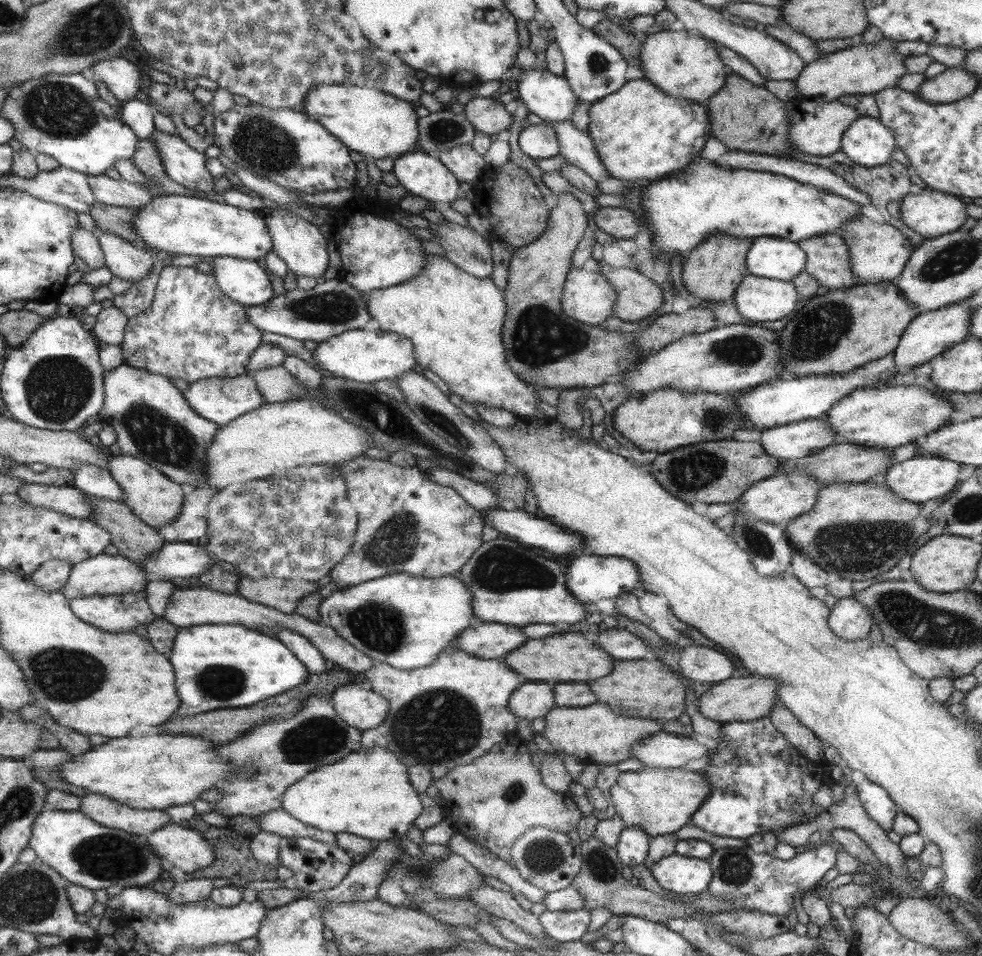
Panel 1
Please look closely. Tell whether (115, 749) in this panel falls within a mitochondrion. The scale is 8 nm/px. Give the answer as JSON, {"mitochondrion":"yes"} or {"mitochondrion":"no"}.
{"mitochondrion":"no"}

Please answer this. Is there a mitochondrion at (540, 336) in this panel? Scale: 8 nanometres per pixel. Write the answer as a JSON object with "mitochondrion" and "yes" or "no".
{"mitochondrion":"yes"}

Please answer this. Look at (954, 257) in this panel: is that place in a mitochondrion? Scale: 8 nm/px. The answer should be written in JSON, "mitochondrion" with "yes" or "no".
{"mitochondrion":"yes"}

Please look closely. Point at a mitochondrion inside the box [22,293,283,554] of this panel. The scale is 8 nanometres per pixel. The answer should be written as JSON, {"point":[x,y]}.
{"point":[162,440]}

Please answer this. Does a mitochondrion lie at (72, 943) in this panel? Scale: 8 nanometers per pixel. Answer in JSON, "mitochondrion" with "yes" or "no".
{"mitochondrion":"no"}

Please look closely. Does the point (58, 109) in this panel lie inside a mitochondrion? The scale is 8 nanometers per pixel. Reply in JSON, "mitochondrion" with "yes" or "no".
{"mitochondrion":"yes"}

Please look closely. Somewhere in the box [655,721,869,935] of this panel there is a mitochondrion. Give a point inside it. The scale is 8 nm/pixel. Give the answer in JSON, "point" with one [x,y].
{"point":[736,868]}

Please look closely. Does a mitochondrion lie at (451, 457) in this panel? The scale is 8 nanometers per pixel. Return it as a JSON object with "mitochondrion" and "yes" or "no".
{"mitochondrion":"yes"}

